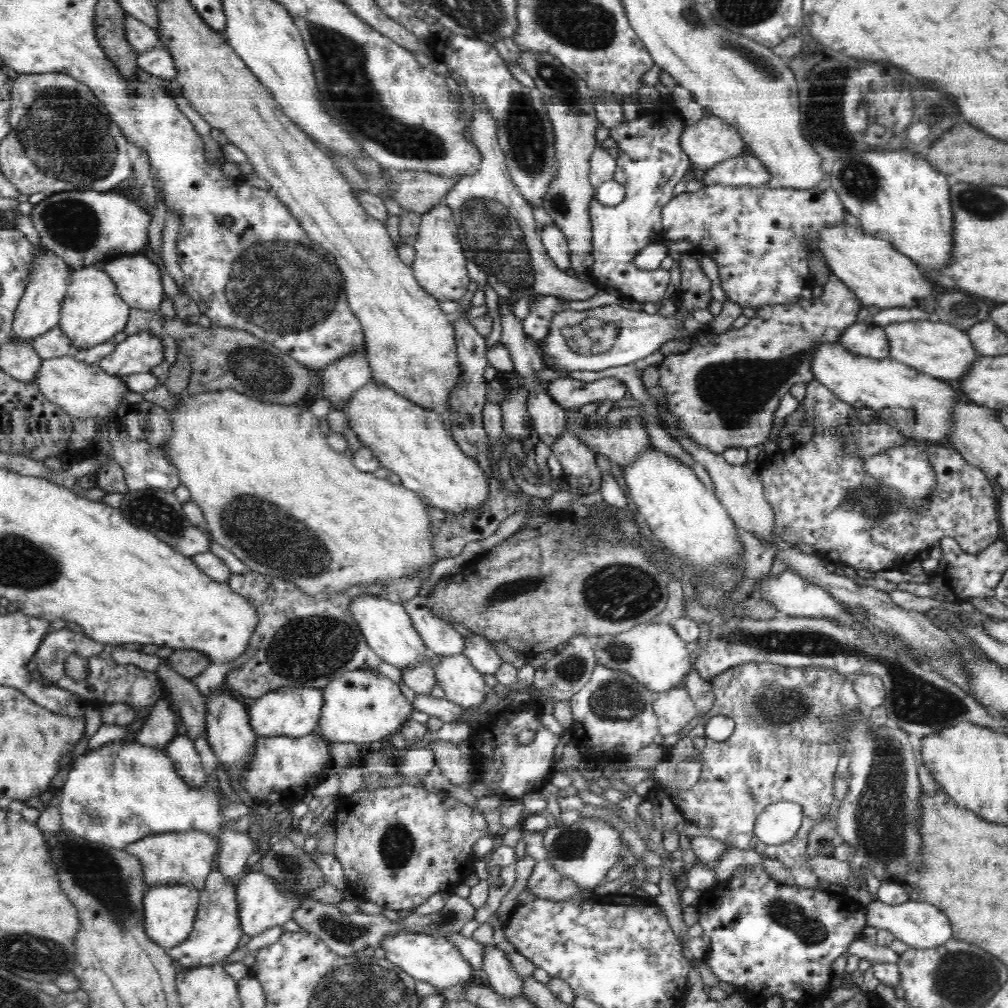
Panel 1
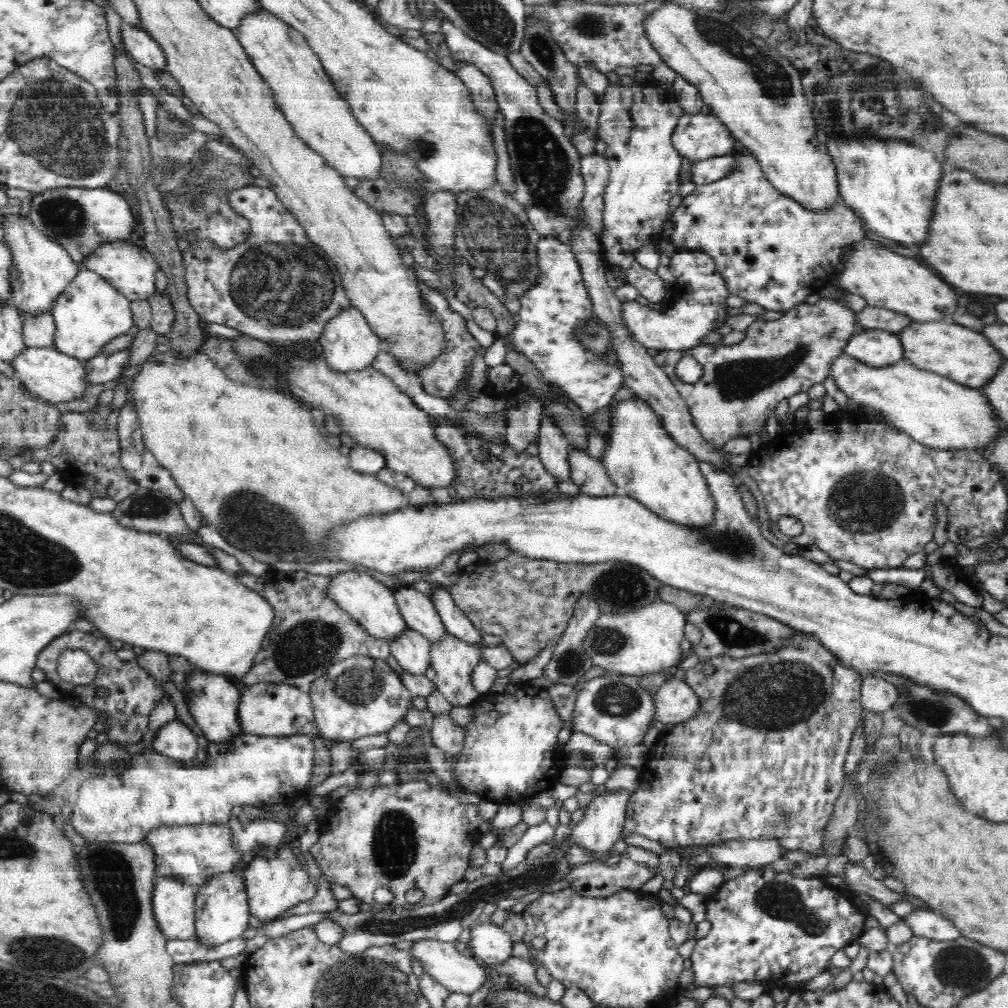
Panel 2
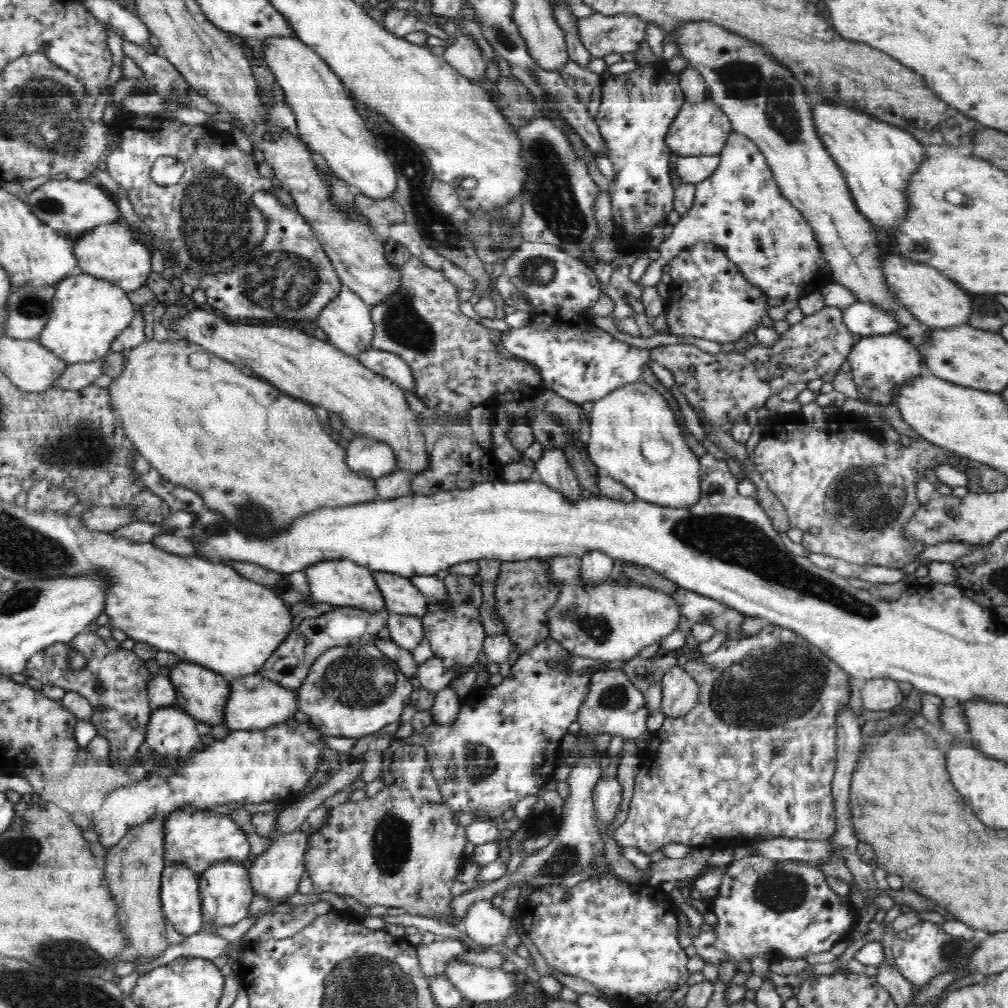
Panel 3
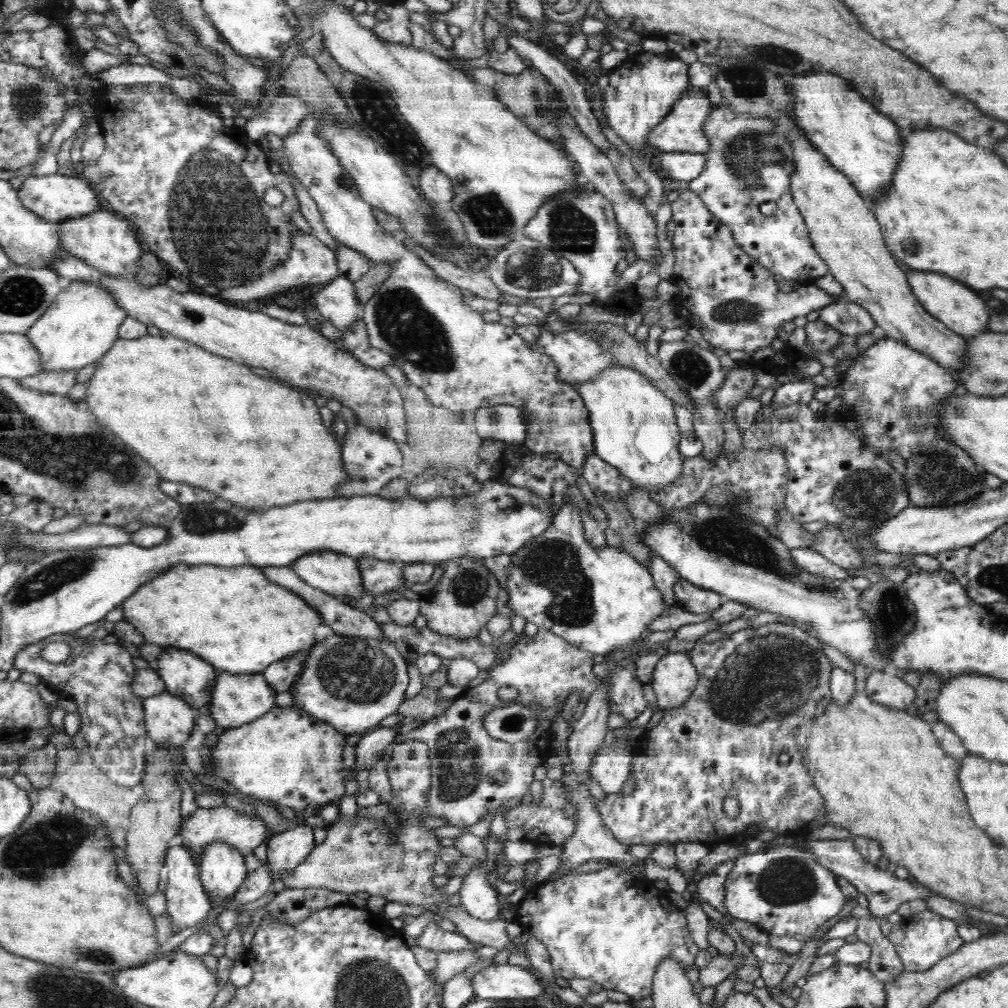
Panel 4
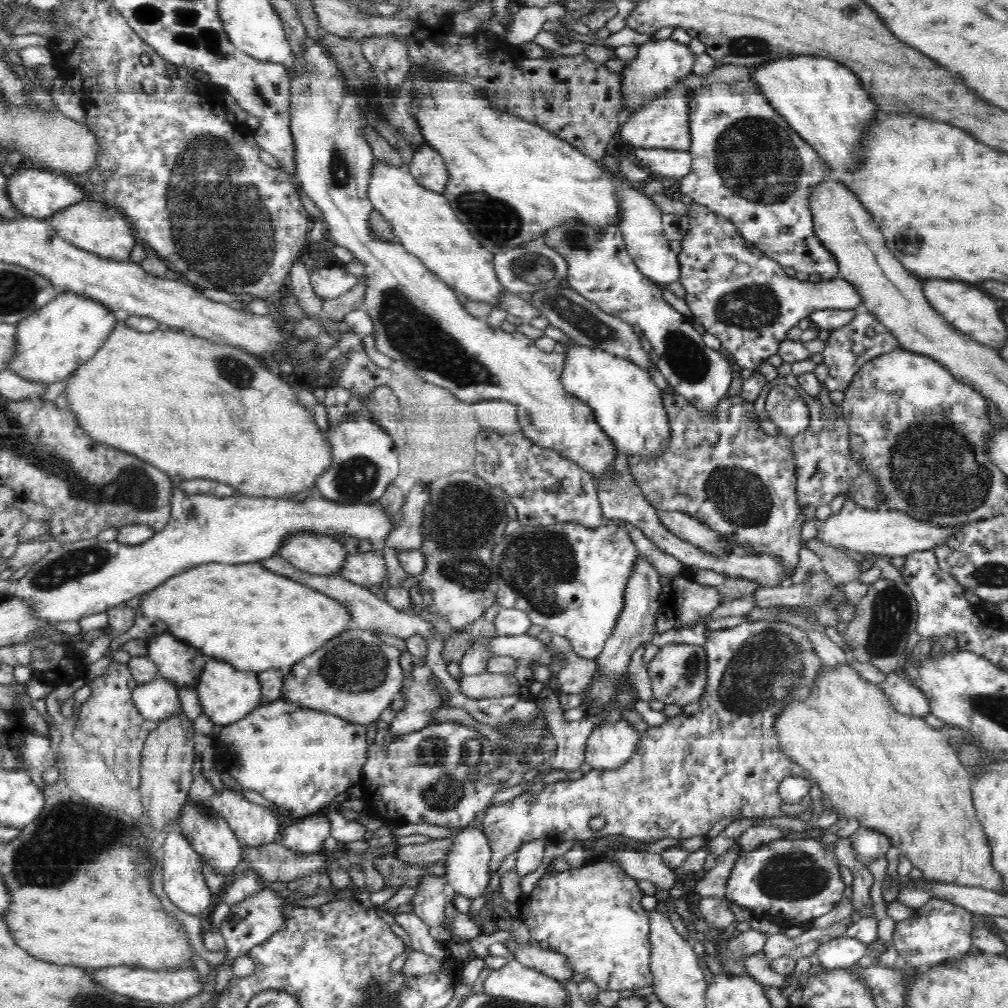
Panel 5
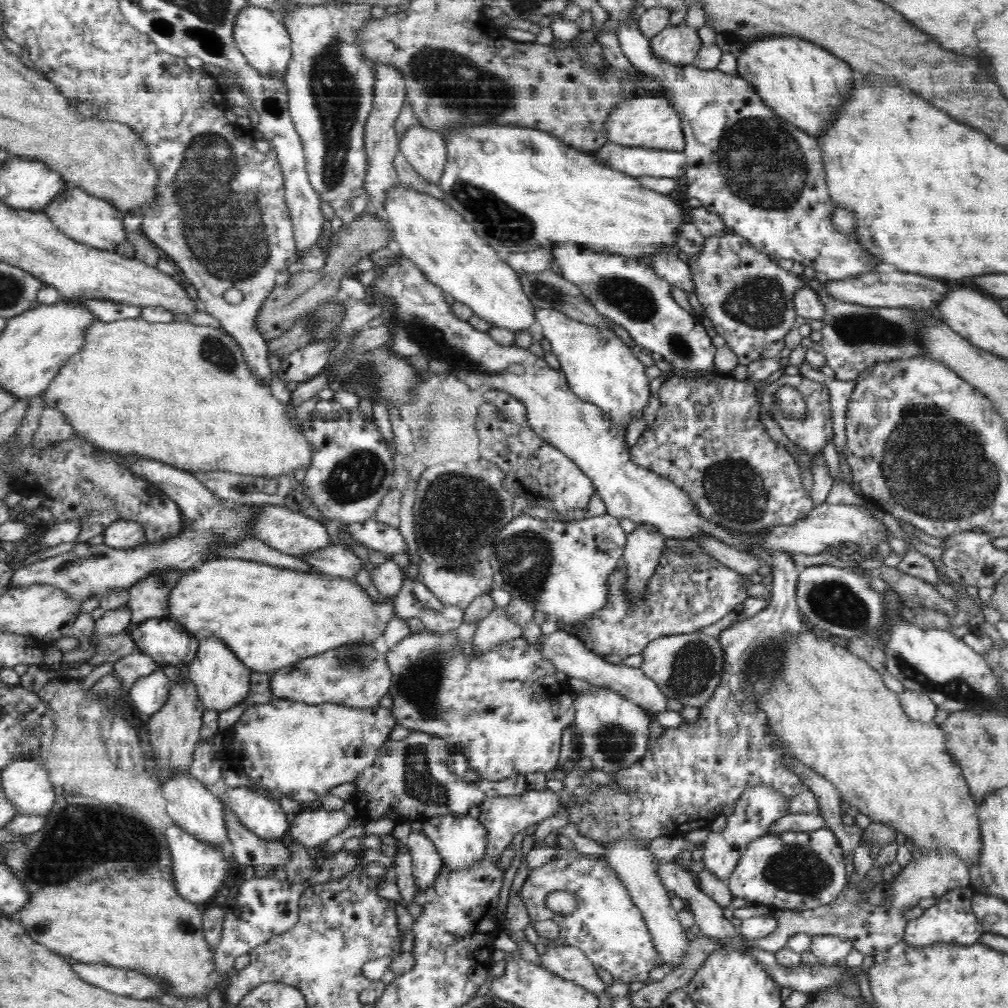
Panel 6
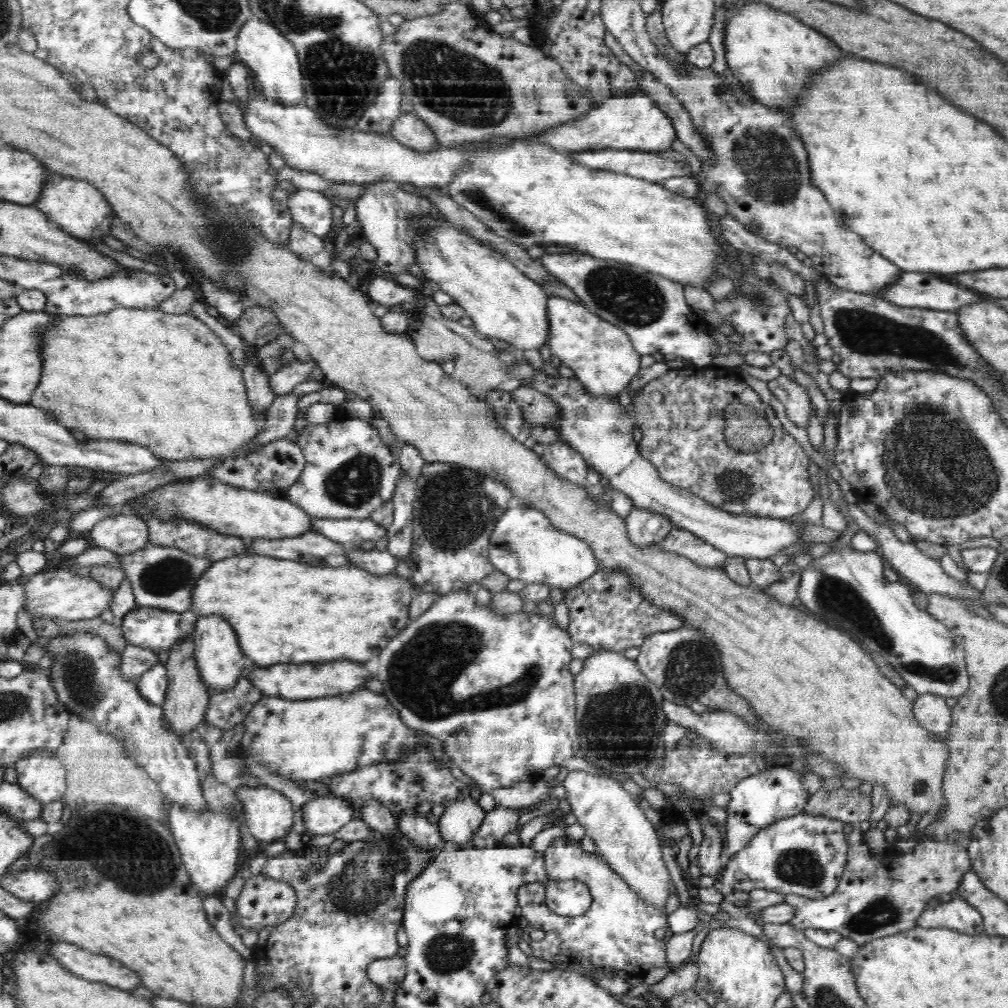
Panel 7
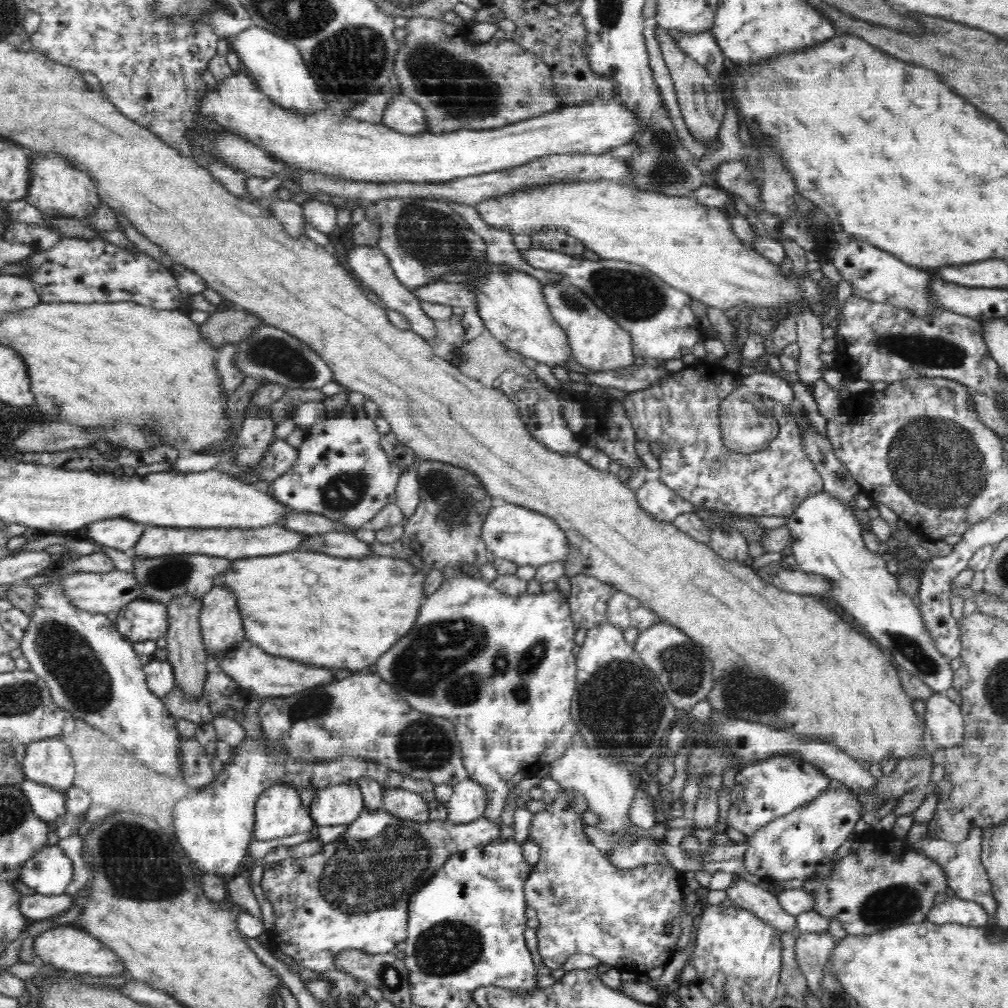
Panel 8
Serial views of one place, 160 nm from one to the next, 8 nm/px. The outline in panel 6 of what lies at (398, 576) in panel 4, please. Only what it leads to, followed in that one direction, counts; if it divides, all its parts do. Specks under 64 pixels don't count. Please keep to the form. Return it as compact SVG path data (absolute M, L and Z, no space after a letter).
M337 542L327 546L326 549L318 549L316 553L302 554L300 558L311 564L317 572L320 570L324 575L348 579L354 579L365 568L366 563L346 546Z

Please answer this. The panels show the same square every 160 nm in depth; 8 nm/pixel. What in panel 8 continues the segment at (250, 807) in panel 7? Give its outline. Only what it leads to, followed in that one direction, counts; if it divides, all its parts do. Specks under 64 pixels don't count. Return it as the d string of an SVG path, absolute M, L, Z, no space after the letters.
M273 784L259 796L255 804L255 831L252 840L272 840L311 832L316 822L310 808L304 809L299 788Z

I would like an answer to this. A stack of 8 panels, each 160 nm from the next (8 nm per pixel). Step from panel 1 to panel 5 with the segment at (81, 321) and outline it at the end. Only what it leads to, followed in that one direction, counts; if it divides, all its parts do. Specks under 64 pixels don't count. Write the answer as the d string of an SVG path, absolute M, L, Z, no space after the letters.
M72 292L60 293L54 300L45 304L40 310L36 310L20 320L16 325L16 341L14 342L14 354L9 361L8 370L16 373L23 379L40 383L55 383L66 379L78 366L90 360L96 355L98 349L105 344L109 333L119 324L117 312L95 300L77 295Z

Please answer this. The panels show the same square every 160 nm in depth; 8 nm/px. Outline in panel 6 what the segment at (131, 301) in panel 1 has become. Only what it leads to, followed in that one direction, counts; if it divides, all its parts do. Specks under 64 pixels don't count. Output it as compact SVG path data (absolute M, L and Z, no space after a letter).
M66 184L64 192L58 195L45 209L45 214L66 236L92 248L110 252L115 252L116 248L126 241L127 230L122 225L125 216L111 203L72 184Z

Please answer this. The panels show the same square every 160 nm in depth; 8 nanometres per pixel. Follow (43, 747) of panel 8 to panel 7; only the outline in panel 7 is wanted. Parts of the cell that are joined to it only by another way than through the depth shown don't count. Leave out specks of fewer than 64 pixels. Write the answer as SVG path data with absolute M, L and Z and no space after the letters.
M32 750L15 763L17 785L30 792L36 800L46 803L66 797L67 771L59 756L50 756L50 750Z

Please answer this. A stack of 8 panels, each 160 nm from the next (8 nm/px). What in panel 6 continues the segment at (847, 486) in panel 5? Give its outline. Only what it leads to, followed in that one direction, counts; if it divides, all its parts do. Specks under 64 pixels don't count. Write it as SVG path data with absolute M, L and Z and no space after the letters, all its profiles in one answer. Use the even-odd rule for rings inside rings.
M783 375L778 380L764 386L762 390L759 402L761 402L762 408L770 414L770 418L776 421L776 424L780 426L784 434L793 442L800 450L803 450L808 454L808 458L811 458L810 466L814 468L816 464L816 458L821 456L826 448L826 444L832 440L834 436L833 418L831 413L831 406L829 403L829 390L827 385L820 382L814 382L808 380L801 375ZM784 385L790 385L796 390L800 391L800 395L804 397L805 409L802 412L801 420L796 420L795 417L786 417L781 413L777 402L775 402L775 392Z

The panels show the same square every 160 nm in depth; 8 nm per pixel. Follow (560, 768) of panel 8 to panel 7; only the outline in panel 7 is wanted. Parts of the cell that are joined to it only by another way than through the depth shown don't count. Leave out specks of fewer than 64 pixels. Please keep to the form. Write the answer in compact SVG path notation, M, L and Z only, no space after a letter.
M570 770L568 778L562 782L567 792L567 801L571 810L578 819L580 826L586 830L585 834L596 844L597 854L602 857L610 868L618 875L622 876L626 883L632 889L635 889L646 900L648 904L654 904L655 908L664 908L666 900L670 893L668 884L670 884L670 873L666 867L666 862L662 859L662 848L660 839L657 835L657 829L648 822L642 809L634 804L634 799L614 778L604 778L604 776L594 776L586 774L581 770Z

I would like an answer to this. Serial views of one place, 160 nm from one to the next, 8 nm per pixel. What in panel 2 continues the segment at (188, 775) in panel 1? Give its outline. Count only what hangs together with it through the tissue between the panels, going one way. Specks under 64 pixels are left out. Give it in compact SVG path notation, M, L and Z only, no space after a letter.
M170 720L154 736L152 748L174 762L192 764L192 760L201 757L196 739L197 736L182 721Z

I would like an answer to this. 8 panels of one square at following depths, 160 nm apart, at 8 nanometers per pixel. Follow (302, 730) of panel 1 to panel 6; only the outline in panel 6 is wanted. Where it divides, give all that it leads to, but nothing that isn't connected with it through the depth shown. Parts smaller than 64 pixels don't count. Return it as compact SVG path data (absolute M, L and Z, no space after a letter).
M216 638L198 642L196 658L186 664L189 667L190 681L196 686L196 693L202 701L205 710L215 710L217 713L226 712L246 700L251 688L253 670L246 668L228 648Z

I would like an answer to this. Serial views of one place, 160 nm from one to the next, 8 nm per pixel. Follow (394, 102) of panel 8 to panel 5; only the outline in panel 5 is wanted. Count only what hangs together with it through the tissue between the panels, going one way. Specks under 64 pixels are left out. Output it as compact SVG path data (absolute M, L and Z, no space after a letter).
M424 142L420 149L413 153L407 169L416 182L431 190L443 194L448 182L448 171L441 154Z

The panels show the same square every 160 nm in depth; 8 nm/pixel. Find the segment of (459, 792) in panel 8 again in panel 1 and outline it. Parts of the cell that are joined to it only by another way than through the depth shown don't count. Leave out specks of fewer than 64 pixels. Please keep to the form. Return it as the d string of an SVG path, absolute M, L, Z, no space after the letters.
M495 943L484 945L484 972L488 975L489 986L500 996L523 996L522 978L515 971L512 963L507 959L506 953L499 949Z

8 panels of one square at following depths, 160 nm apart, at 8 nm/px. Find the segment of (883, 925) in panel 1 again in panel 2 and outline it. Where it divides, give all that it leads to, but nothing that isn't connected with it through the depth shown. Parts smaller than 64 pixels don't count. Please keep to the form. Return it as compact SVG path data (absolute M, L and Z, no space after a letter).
M915 908L902 918L913 935L924 936L930 940L954 940L961 933L954 923L931 910Z

